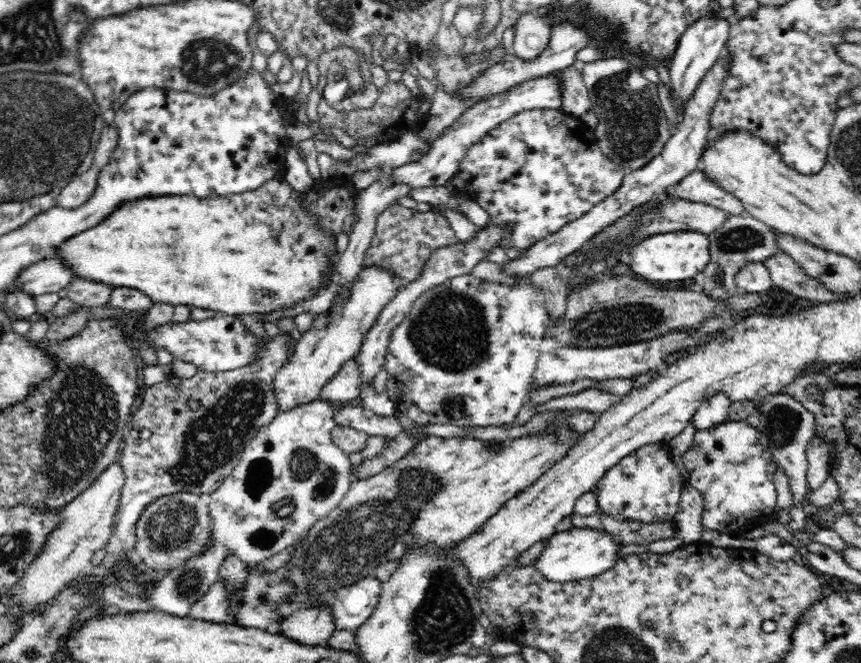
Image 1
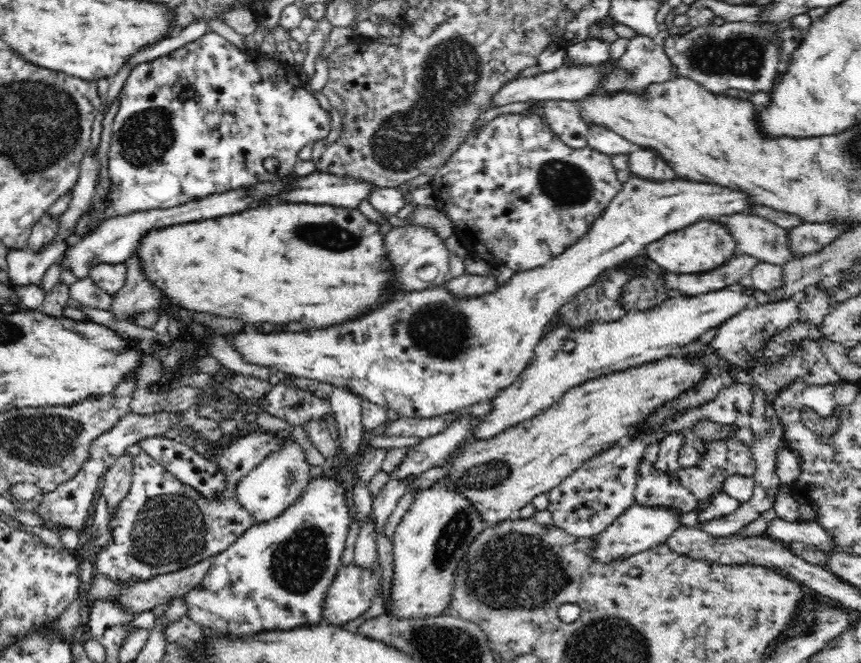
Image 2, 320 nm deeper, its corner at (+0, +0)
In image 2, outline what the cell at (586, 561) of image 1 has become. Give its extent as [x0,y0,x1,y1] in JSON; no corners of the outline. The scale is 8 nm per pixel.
[593,504,683,562]

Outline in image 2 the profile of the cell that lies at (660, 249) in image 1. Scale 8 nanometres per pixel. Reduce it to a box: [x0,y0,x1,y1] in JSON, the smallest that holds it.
[643,220,736,275]

